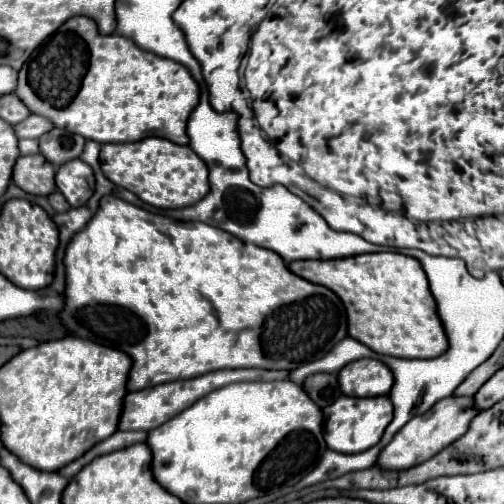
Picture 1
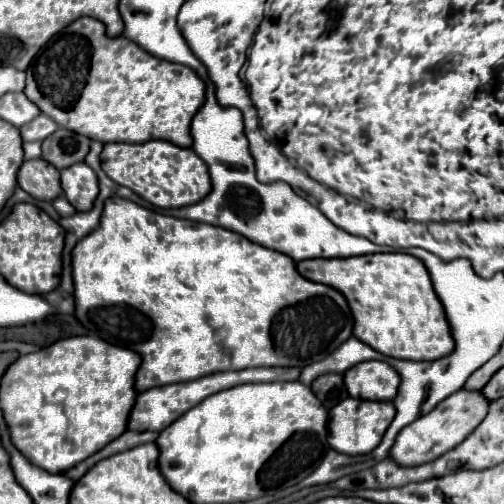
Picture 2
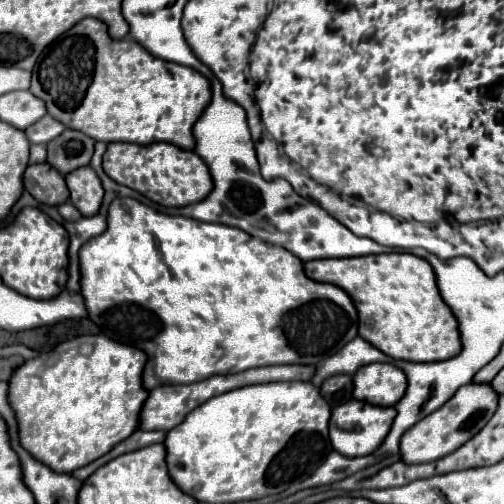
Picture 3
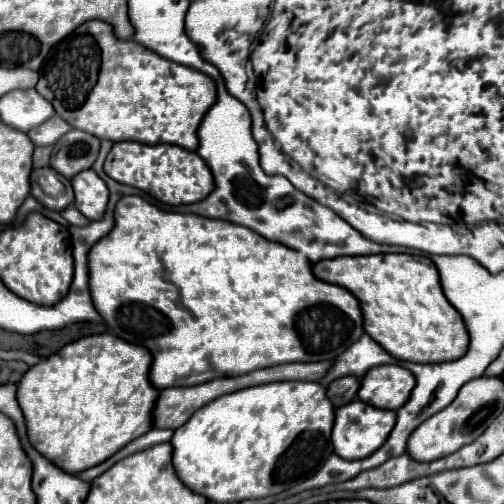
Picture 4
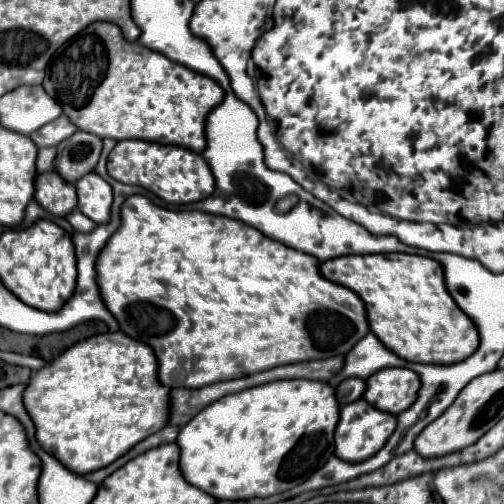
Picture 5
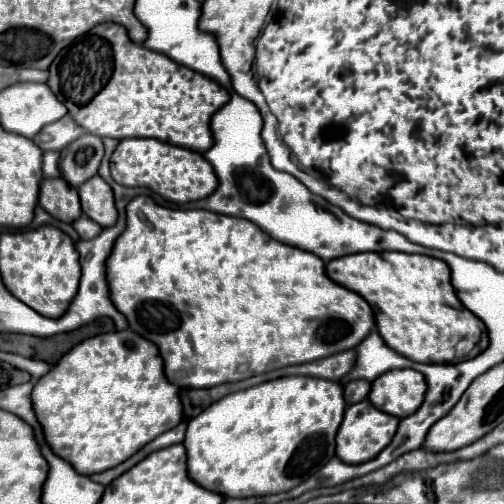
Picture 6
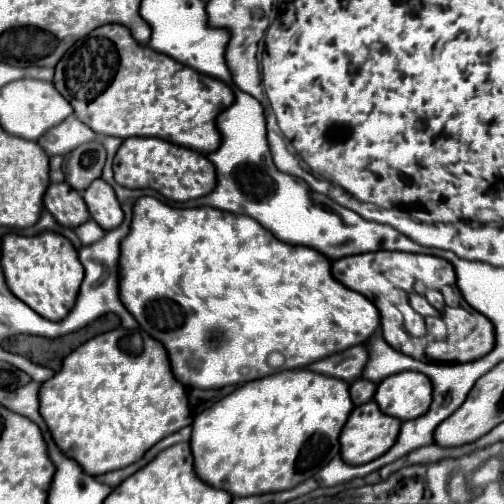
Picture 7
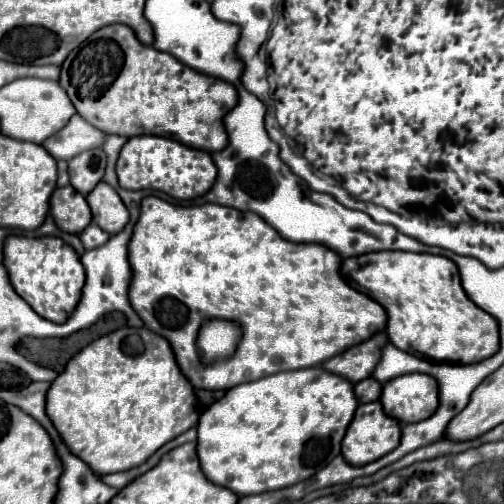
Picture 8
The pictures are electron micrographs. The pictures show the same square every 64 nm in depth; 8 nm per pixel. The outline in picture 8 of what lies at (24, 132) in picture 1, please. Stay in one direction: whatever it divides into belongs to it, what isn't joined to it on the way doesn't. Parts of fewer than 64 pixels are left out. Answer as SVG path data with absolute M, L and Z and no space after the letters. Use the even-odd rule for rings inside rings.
M74 114L72 120L68 120L68 124L60 132L56 132L56 136L50 136L48 140L44 140L42 146L56 160L58 158L70 160L76 154L102 144L104 144L104 132L96 130L82 116Z

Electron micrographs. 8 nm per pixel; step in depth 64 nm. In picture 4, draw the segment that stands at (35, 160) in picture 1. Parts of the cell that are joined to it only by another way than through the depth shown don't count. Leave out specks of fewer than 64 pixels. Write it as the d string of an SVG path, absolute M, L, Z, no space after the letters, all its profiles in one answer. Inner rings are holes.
M50 166L34 168L30 174L30 194L50 210L62 212L68 204L74 202L74 192L70 180L64 180Z

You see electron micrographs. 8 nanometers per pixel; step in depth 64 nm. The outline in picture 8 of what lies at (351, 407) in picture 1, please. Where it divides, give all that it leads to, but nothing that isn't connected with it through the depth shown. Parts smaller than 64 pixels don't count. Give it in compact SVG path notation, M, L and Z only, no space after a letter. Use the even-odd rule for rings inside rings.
M368 402L368 404L358 404L356 414L344 434L342 440L342 456L348 464L352 466L364 466L368 462L374 462L388 452L392 452L400 442L400 422L388 414L384 414L380 402Z

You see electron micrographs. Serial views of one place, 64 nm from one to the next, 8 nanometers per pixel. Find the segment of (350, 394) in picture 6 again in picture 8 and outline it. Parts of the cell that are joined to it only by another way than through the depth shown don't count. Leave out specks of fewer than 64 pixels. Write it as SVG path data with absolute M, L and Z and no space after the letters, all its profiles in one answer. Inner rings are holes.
M368 378L368 380L360 380L360 384L354 386L354 396L360 404L366 404L366 402L374 402L380 398L380 392L382 392L382 386L380 382L376 382L374 378Z

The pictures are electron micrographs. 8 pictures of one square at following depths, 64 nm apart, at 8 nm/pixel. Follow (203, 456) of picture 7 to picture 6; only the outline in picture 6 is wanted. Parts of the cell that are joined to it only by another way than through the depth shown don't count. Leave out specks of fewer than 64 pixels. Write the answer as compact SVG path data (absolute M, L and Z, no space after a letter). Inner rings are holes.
M284 376L236 394L228 394L188 422L182 440L188 454L188 474L196 484L210 492L222 494L224 498L250 498L288 492L316 474L324 462L334 456L334 438L344 418L344 408L346 402L338 382L310 376Z

